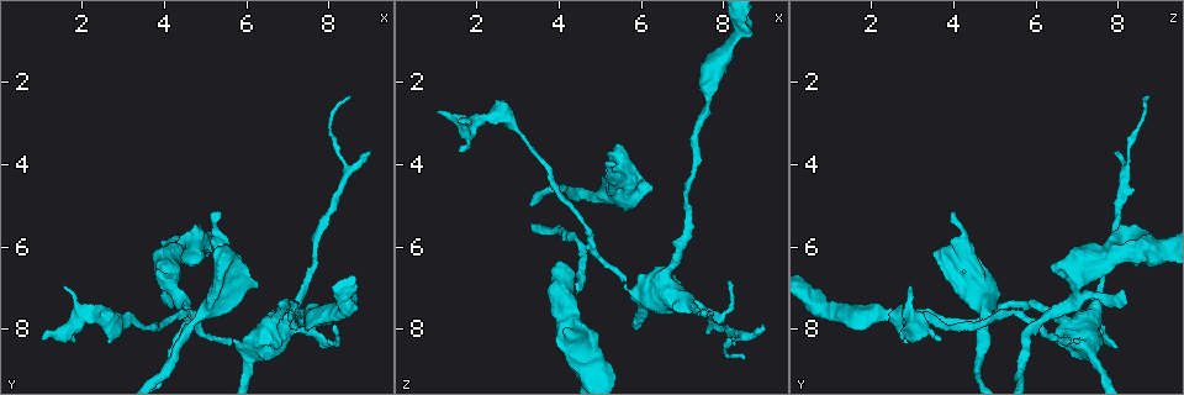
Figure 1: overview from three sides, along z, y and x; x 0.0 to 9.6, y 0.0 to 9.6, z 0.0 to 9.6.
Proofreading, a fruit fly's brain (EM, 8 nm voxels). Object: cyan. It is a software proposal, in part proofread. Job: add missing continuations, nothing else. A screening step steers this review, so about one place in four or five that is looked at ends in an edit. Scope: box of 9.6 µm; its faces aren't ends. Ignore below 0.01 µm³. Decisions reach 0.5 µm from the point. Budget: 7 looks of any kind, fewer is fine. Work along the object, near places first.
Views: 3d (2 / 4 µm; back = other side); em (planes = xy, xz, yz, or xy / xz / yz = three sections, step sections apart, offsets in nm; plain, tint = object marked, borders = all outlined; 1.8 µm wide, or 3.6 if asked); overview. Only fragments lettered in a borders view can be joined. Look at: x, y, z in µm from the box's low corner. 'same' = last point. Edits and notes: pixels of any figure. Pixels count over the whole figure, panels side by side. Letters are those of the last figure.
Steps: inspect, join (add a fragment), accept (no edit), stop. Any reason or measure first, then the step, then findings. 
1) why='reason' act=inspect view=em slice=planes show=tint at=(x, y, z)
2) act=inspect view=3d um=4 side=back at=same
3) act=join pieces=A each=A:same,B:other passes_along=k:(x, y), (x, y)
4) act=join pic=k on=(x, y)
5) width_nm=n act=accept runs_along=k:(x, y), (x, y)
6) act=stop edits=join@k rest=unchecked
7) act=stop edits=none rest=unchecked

why='an open end' act=inspect view=3d um=2 at=(1.05, 8.35, 2.70)

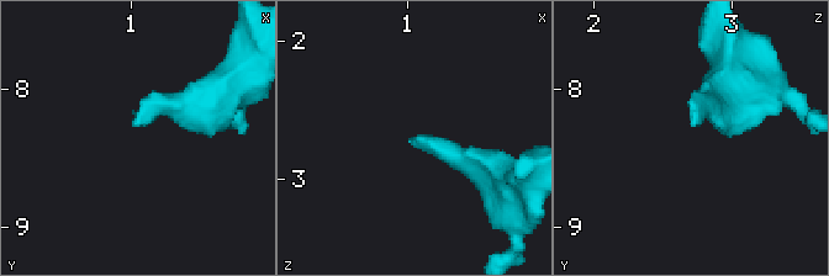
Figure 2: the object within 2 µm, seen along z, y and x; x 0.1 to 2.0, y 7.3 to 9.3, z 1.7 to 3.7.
why='now the EM' act=inspect view=em slice=planes show=borders at=(1.04, 8.28, 2.72)

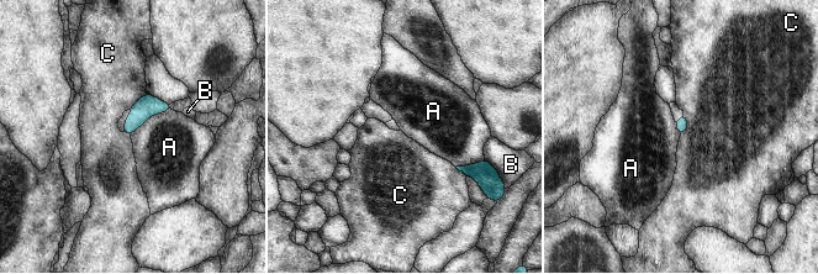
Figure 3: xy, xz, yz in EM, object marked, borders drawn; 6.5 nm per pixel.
longest_contact=A:320nm act=accept each=A:other,B:other,C:other border=3:(172, 109), (152, 114), (130, 133) found='none of them fits'

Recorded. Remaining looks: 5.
why='sharp bend' act=inspect view=em slice=planes show=borders at=(7.65, 8.10, 7.60)

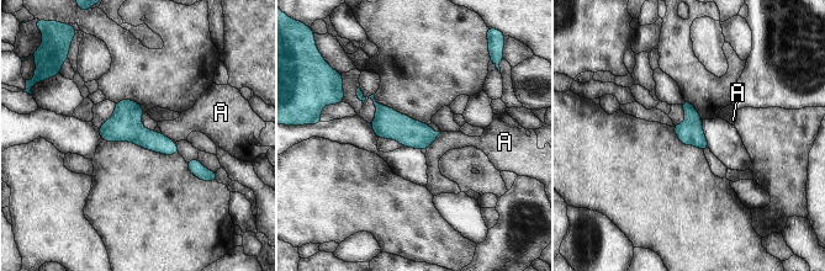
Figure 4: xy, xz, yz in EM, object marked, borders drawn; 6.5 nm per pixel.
act=accept each=A:other border=4:(442, 132), (427, 149) found='none of them fits'

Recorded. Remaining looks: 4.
why='branch stops here' act=inspect view=em slice=xy step=16 show=tint at=(6.30, 7.05, 4.60)

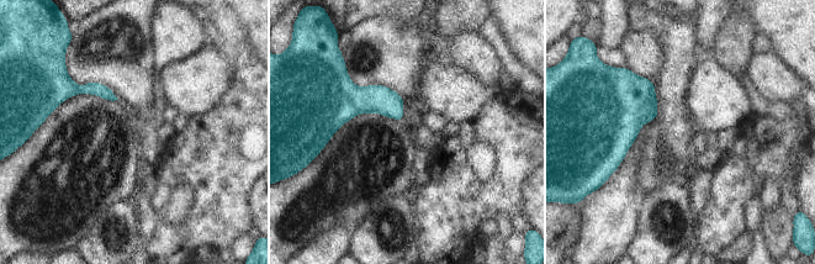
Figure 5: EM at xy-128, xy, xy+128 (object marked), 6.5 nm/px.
act=inspect view=em slice=planes show=borders at=same

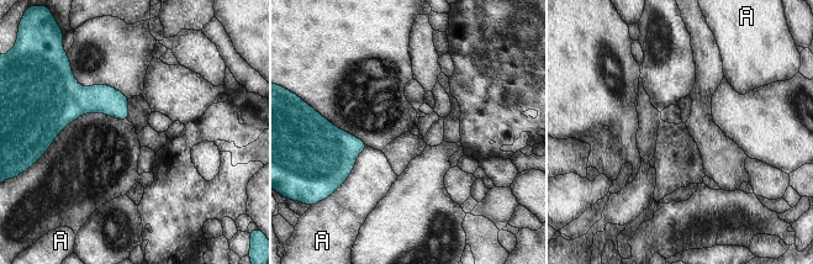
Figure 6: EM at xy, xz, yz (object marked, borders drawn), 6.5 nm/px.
act=accept each=A:other border=6:(367, 146), (342, 183) found='no lettered fragment goes on from it'

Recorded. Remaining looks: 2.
act=stop edits=none rest=unchecked

